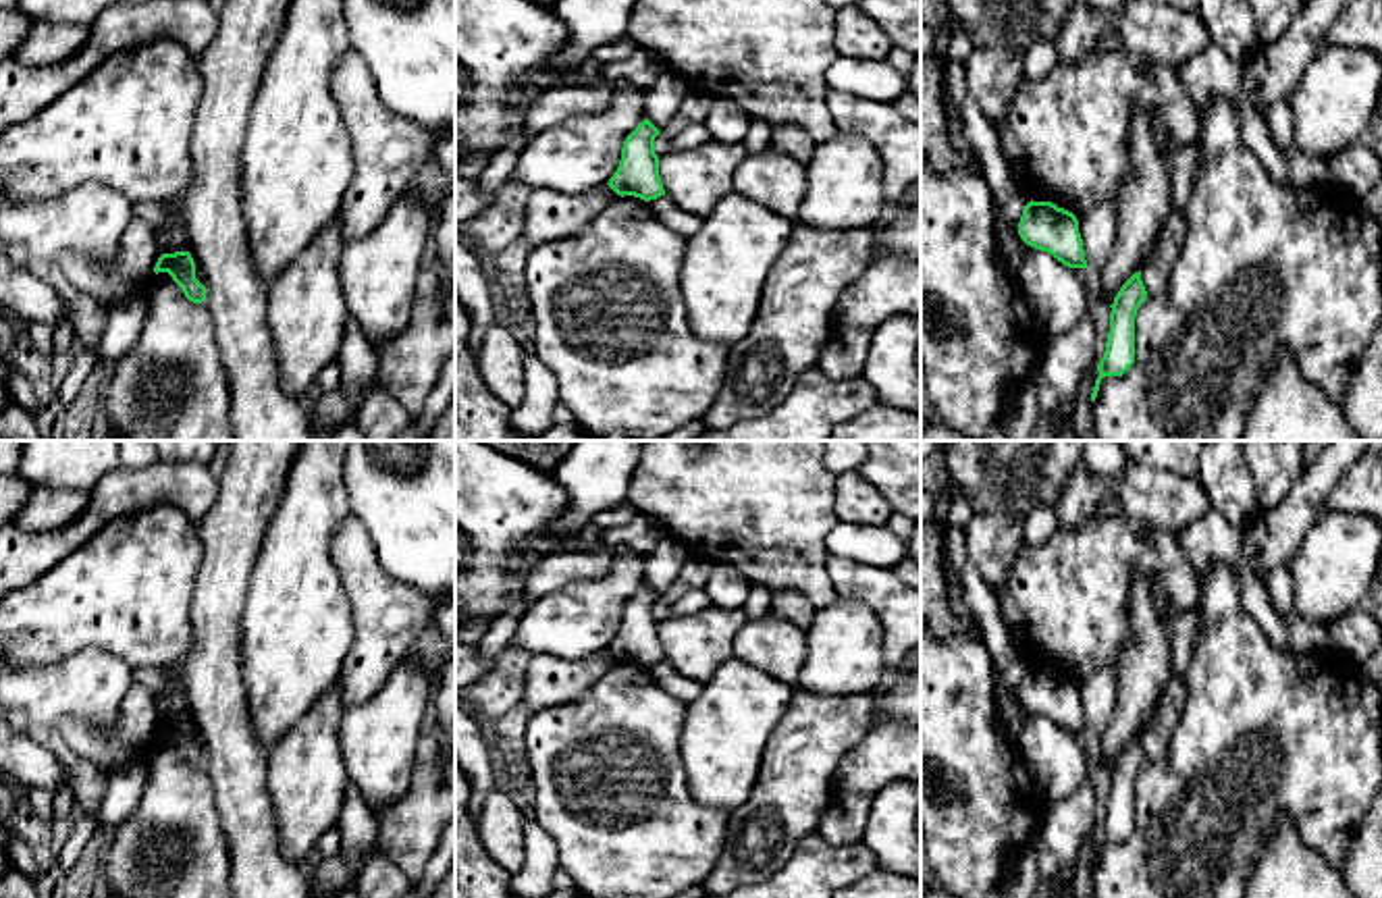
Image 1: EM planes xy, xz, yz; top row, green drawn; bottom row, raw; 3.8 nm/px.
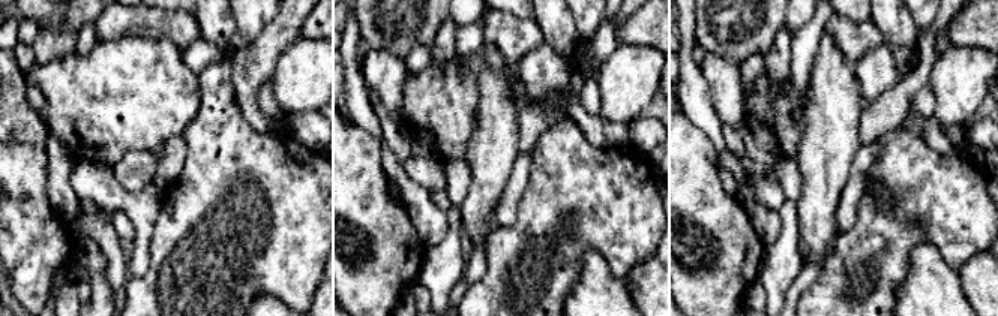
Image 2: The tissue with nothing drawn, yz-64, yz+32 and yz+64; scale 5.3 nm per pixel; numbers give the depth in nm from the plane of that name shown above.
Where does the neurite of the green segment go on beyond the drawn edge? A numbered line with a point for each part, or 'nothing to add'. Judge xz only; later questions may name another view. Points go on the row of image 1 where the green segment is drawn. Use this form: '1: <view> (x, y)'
nothing to add

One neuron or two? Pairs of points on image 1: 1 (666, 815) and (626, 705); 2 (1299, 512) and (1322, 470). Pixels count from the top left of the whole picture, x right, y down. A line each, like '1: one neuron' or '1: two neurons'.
1: one neuron
2: one neuron

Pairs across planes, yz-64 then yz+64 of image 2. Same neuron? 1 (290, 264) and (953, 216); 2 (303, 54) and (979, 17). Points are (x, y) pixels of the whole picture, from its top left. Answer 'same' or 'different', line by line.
1: same
2: different

